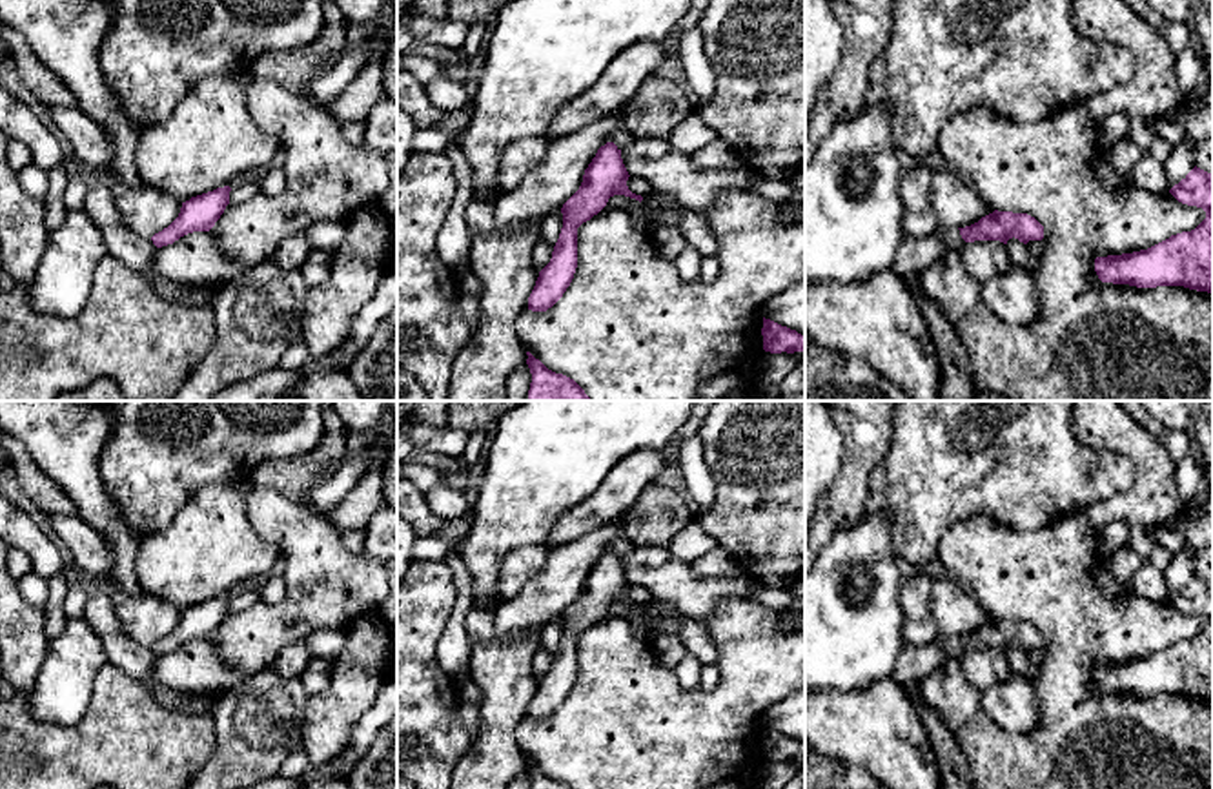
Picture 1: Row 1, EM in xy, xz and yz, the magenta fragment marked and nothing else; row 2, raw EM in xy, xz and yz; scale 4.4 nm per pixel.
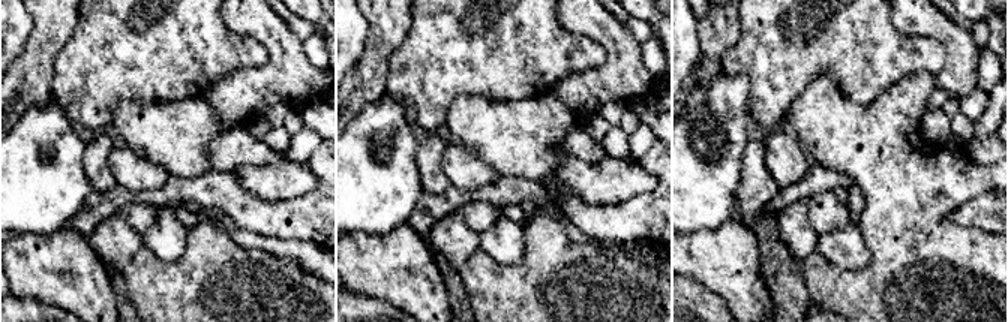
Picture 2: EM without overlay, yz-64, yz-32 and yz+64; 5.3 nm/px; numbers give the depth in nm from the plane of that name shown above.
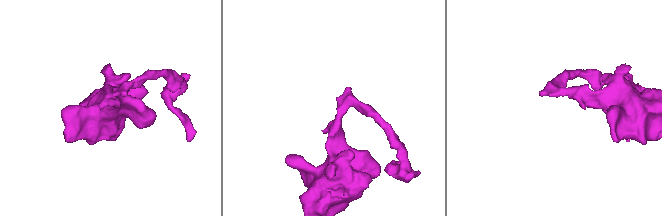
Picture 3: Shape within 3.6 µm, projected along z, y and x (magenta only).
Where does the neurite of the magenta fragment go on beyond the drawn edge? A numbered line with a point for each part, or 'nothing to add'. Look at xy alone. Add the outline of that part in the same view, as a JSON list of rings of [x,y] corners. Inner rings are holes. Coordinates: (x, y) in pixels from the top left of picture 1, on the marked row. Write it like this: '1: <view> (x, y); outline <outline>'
nothing to add

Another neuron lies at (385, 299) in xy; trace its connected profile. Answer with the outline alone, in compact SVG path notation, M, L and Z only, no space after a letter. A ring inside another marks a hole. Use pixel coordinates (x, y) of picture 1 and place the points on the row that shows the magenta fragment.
M397 262L384 272L373 297L359 310L346 339L328 357L348 368L366 346L377 324L397 306Z

